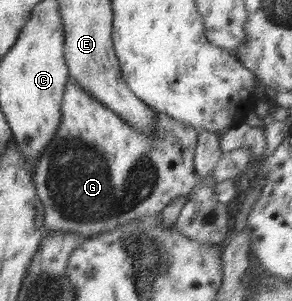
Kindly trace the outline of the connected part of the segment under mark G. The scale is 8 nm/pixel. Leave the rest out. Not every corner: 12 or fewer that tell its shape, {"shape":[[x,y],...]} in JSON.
{"shape":[[69,76],[33,167],[90,239],[192,193],[196,129],[138,132]]}

